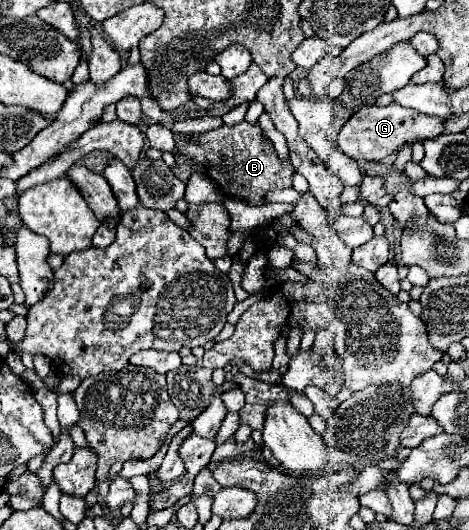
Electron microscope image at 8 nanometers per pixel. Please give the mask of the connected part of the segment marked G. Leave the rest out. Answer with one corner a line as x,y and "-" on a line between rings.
396,102
388,104
388,106
366,106
360,108
340,130
338,134
338,148
350,156
350,154
358,154
354,160
382,160
386,158
390,152
398,150
402,144
406,142
414,142
414,140
424,140
424,138
434,138
438,134
444,132
444,120
436,118
436,116
424,116
418,114
416,110
404,108

